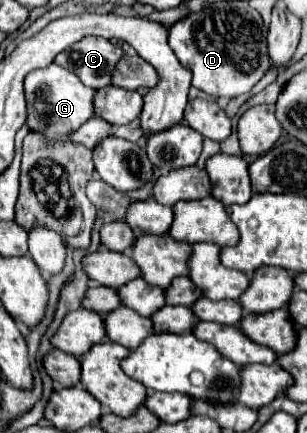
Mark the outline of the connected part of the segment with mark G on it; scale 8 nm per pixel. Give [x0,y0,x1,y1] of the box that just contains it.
[26,63,94,145]

